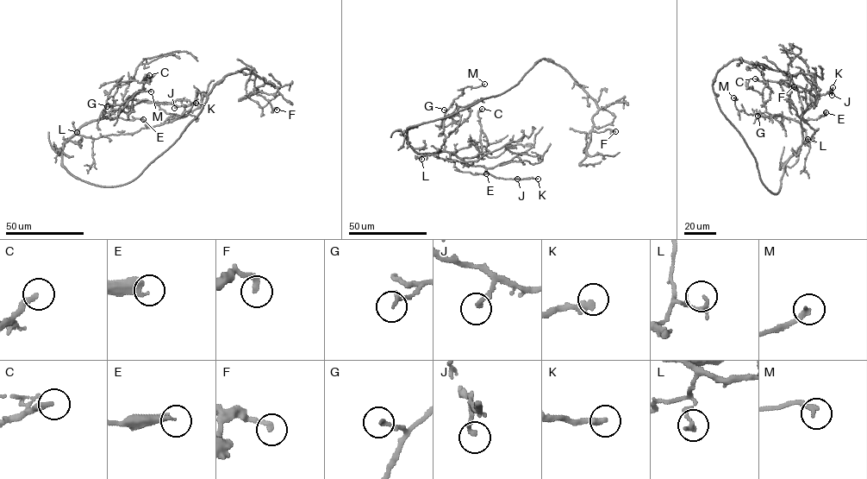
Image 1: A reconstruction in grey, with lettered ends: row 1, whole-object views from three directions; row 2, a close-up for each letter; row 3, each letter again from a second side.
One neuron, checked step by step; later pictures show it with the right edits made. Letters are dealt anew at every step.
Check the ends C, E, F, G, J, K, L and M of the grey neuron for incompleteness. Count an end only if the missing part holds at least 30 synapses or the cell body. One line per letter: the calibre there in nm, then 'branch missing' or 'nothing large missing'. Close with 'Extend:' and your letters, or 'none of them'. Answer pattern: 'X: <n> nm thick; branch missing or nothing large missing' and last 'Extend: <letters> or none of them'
C: 260 nm thick; branch missing
E: 320 nm thick; nothing large missing
F: 240 nm thick; nothing large missing
G: 200 nm thick; nothing large missing
J: 200 nm thick; nothing large missing
K: 340 nm thick; branch missing
L: 150 nm thick; nothing large missing
M: 240 nm thick; nothing large missing
Extend: C, K

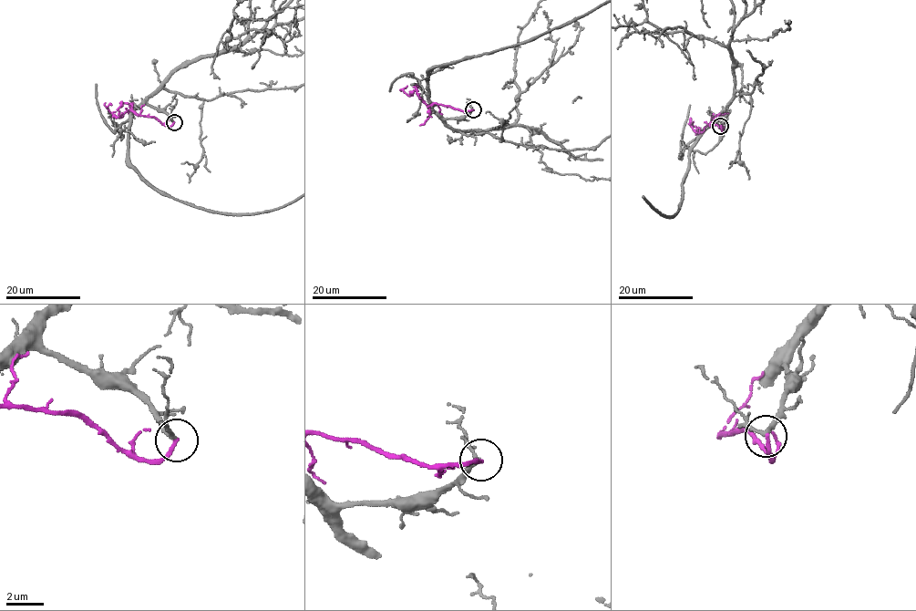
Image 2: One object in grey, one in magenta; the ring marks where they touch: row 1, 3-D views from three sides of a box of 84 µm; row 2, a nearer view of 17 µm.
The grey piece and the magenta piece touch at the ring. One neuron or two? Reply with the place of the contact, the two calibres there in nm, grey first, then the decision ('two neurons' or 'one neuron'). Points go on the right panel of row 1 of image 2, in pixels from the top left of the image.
at (720, 126); 220 nm thick on the grey side, 200 nm on the other; two neurons

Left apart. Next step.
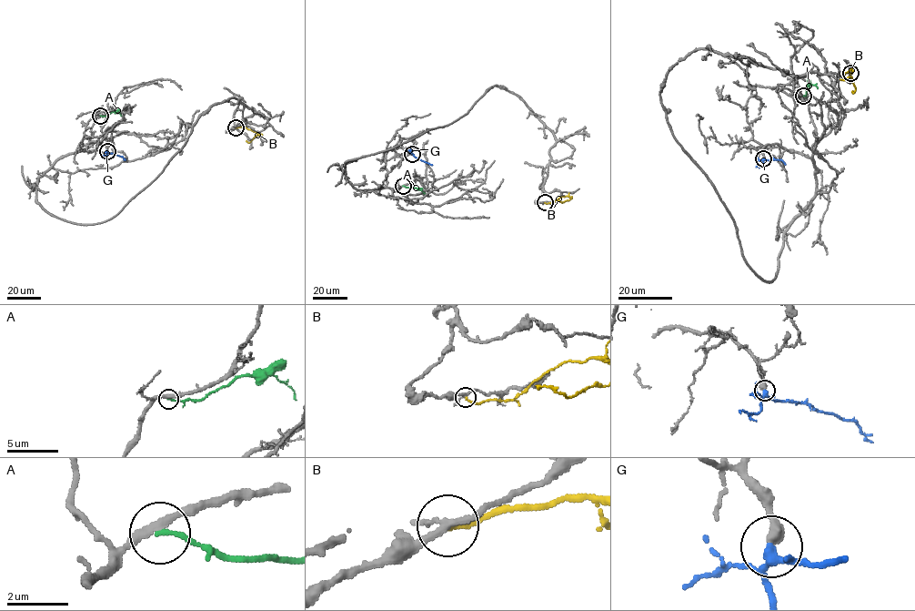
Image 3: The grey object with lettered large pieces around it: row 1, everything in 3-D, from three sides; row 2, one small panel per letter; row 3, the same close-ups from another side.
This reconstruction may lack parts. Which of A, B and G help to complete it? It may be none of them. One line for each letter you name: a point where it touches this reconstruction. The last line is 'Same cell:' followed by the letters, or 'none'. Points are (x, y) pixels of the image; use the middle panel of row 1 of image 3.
G: Touches grey at (412, 154)
Same cell: G

